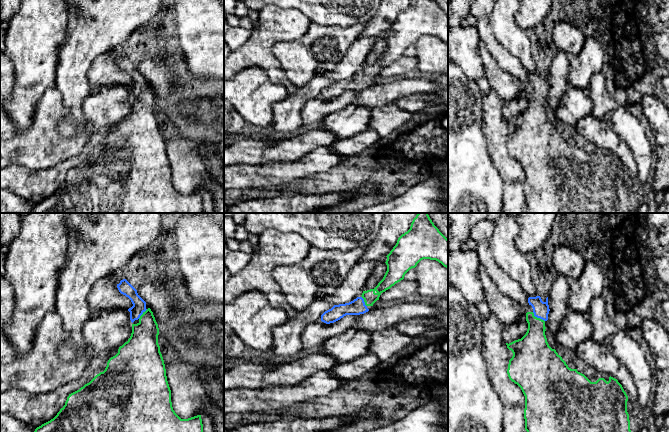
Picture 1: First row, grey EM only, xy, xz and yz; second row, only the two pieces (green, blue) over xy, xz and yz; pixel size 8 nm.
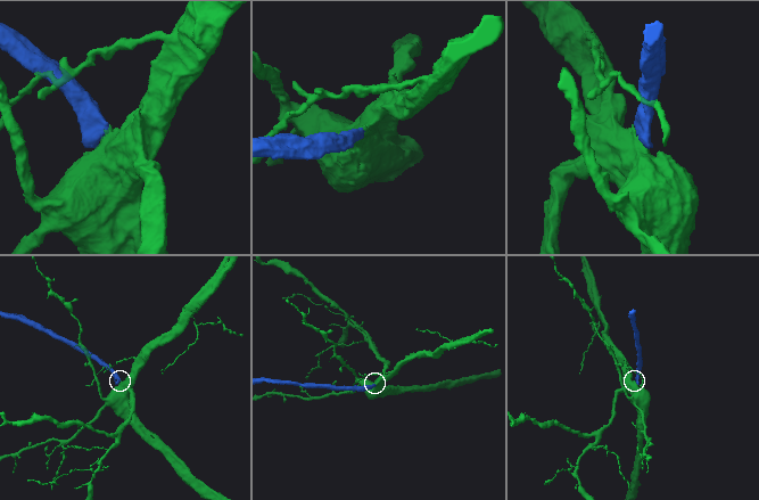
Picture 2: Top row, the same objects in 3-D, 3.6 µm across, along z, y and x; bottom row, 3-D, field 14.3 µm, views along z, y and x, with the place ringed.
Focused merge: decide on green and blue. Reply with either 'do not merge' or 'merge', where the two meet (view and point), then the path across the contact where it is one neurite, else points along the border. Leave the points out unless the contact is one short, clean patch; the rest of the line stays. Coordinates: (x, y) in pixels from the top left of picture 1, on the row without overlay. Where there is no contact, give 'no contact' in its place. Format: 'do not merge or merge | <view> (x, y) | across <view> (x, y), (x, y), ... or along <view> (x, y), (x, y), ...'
merge | yz (538, 94)

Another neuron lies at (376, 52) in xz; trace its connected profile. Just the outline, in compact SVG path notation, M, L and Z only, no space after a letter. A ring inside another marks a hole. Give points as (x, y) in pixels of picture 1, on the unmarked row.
M377 38L372 49L367 55L367 58L364 62L364 66L374 65L378 59L383 55L387 47L387 41L384 38Z

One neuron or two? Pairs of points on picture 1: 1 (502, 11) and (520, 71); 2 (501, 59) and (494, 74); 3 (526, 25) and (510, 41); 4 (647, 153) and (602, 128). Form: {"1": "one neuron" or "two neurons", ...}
{"1": "two neurons", "2": "two neurons", "3": "two neurons", "4": "two neurons"}

